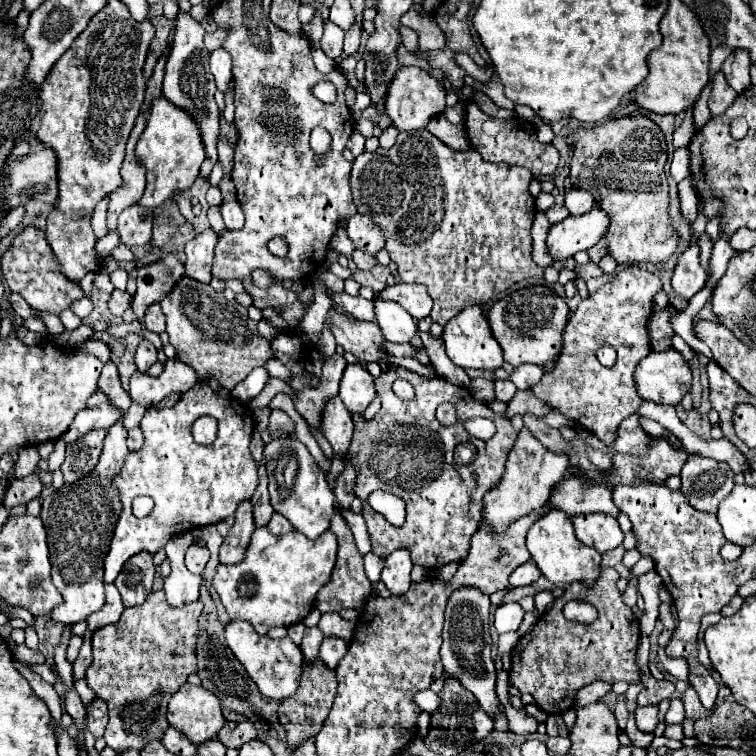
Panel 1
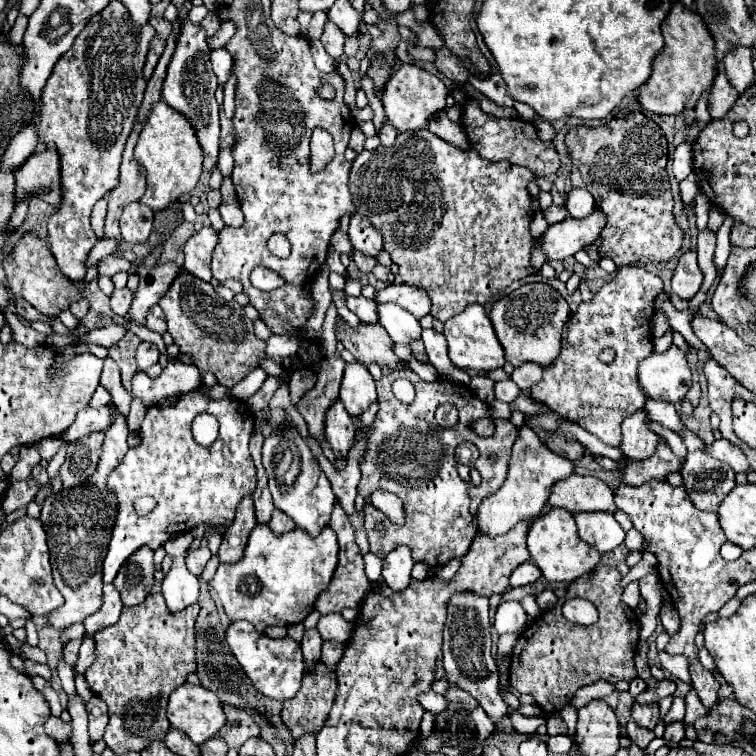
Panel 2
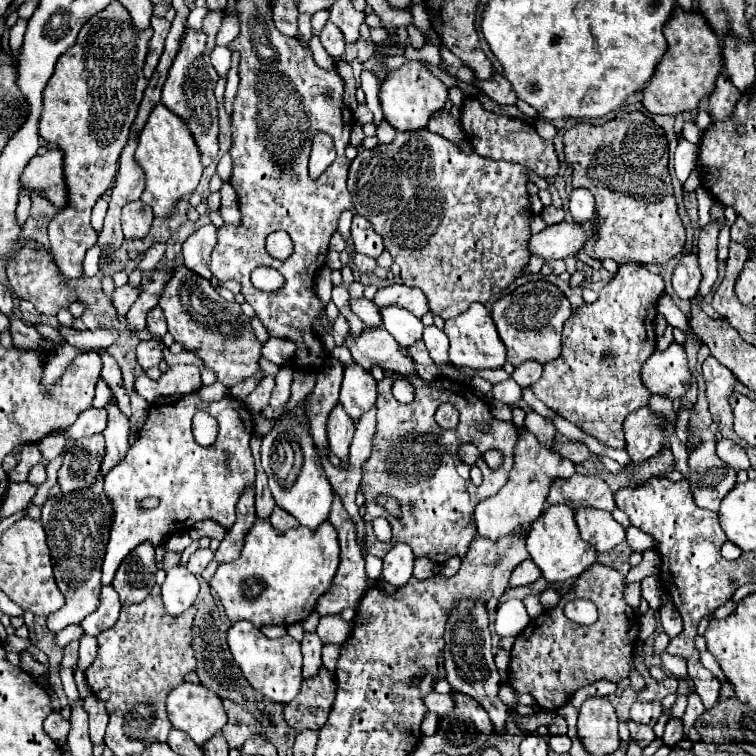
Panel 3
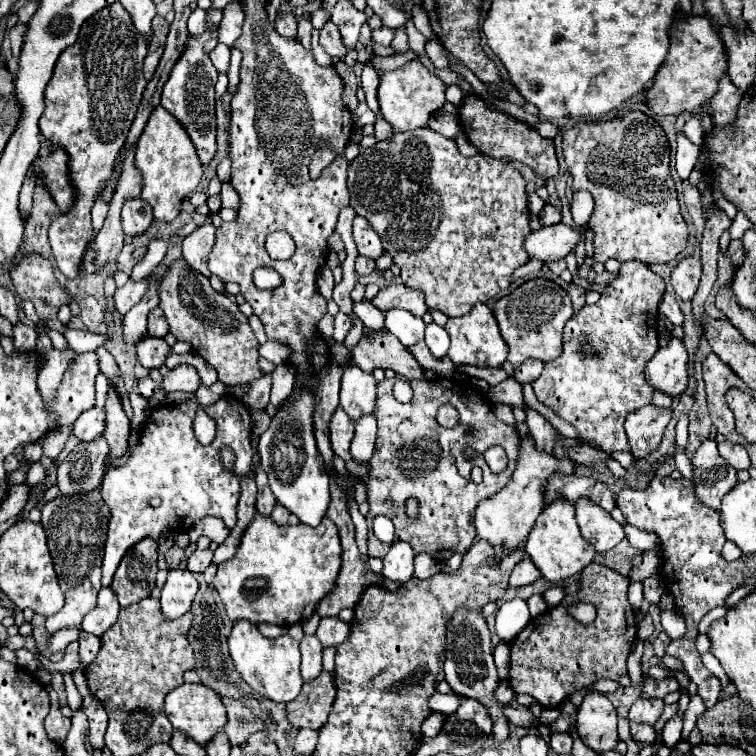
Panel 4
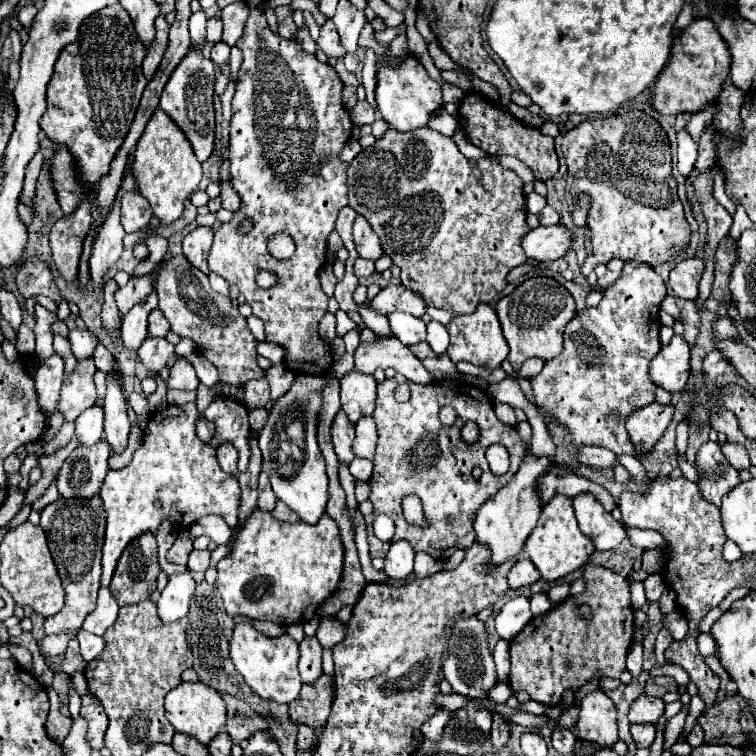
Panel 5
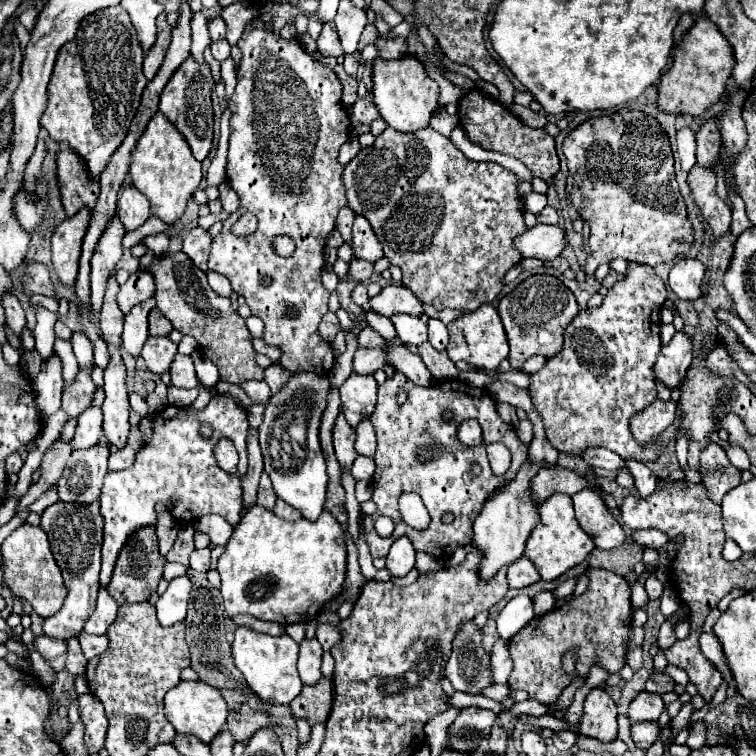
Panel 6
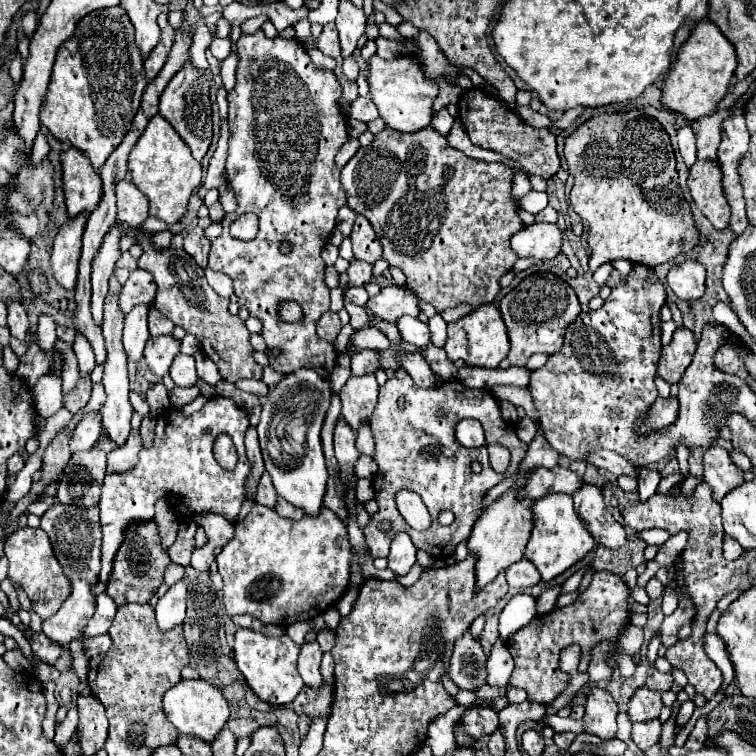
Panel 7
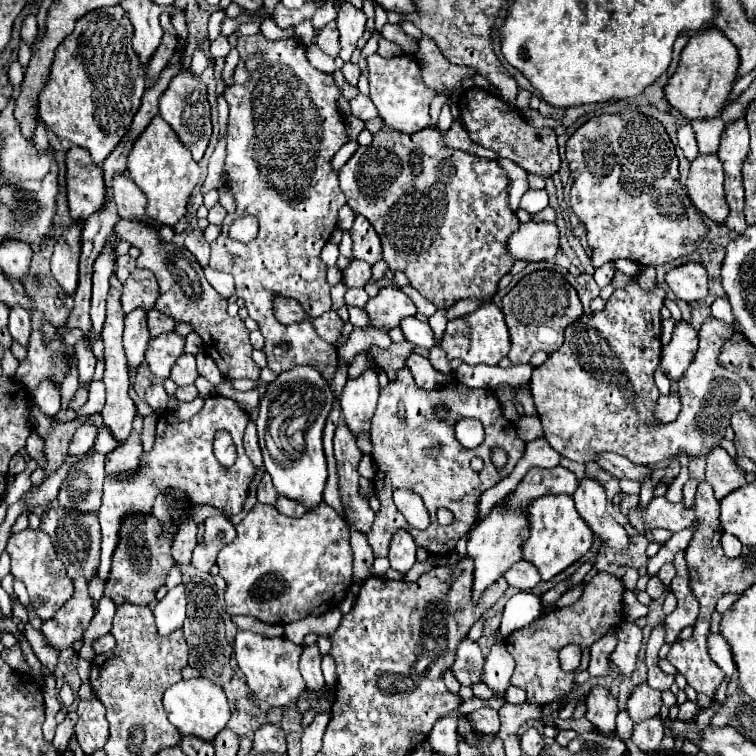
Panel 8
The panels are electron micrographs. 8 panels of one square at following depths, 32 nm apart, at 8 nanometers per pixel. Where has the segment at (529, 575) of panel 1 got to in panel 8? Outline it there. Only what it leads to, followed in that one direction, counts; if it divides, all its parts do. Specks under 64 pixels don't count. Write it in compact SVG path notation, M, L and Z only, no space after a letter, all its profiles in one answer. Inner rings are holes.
M526 560L516 562L516 564L506 572L504 578L508 580L510 586L514 586L514 588L518 588L518 590L532 590L532 588L540 582L538 570L536 570L530 562L526 562Z

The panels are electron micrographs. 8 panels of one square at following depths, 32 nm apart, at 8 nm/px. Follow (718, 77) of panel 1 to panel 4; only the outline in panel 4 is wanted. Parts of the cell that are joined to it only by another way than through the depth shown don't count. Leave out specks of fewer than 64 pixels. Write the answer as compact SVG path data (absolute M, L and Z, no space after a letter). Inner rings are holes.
M724 76L720 80L720 90L716 92L716 96L710 102L712 108L712 122L716 126L734 126L736 118L738 118L738 104L742 100L742 92L728 80L728 76Z

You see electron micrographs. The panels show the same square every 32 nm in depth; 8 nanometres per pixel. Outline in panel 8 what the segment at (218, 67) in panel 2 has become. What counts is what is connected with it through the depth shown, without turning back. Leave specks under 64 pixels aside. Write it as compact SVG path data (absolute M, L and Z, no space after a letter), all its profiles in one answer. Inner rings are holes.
M218 36L216 40L212 40L212 44L210 44L210 52L212 52L212 56L214 56L214 58L228 56L228 52L230 52L228 38L226 38L226 36Z

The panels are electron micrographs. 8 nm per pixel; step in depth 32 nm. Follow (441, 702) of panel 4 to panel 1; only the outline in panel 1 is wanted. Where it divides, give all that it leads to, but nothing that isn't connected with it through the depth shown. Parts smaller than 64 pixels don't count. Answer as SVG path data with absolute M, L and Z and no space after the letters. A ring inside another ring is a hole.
M430 689L418 692L414 696L414 702L422 711L430 714L434 713L441 705L439 696Z

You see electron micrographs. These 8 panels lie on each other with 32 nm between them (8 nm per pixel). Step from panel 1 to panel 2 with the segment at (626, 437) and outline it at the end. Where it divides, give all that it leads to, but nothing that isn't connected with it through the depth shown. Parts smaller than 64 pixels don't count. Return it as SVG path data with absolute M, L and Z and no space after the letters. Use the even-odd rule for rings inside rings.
M644 410L634 412L622 424L622 444L620 450L632 460L644 460L656 452L662 436L650 430L650 418Z

